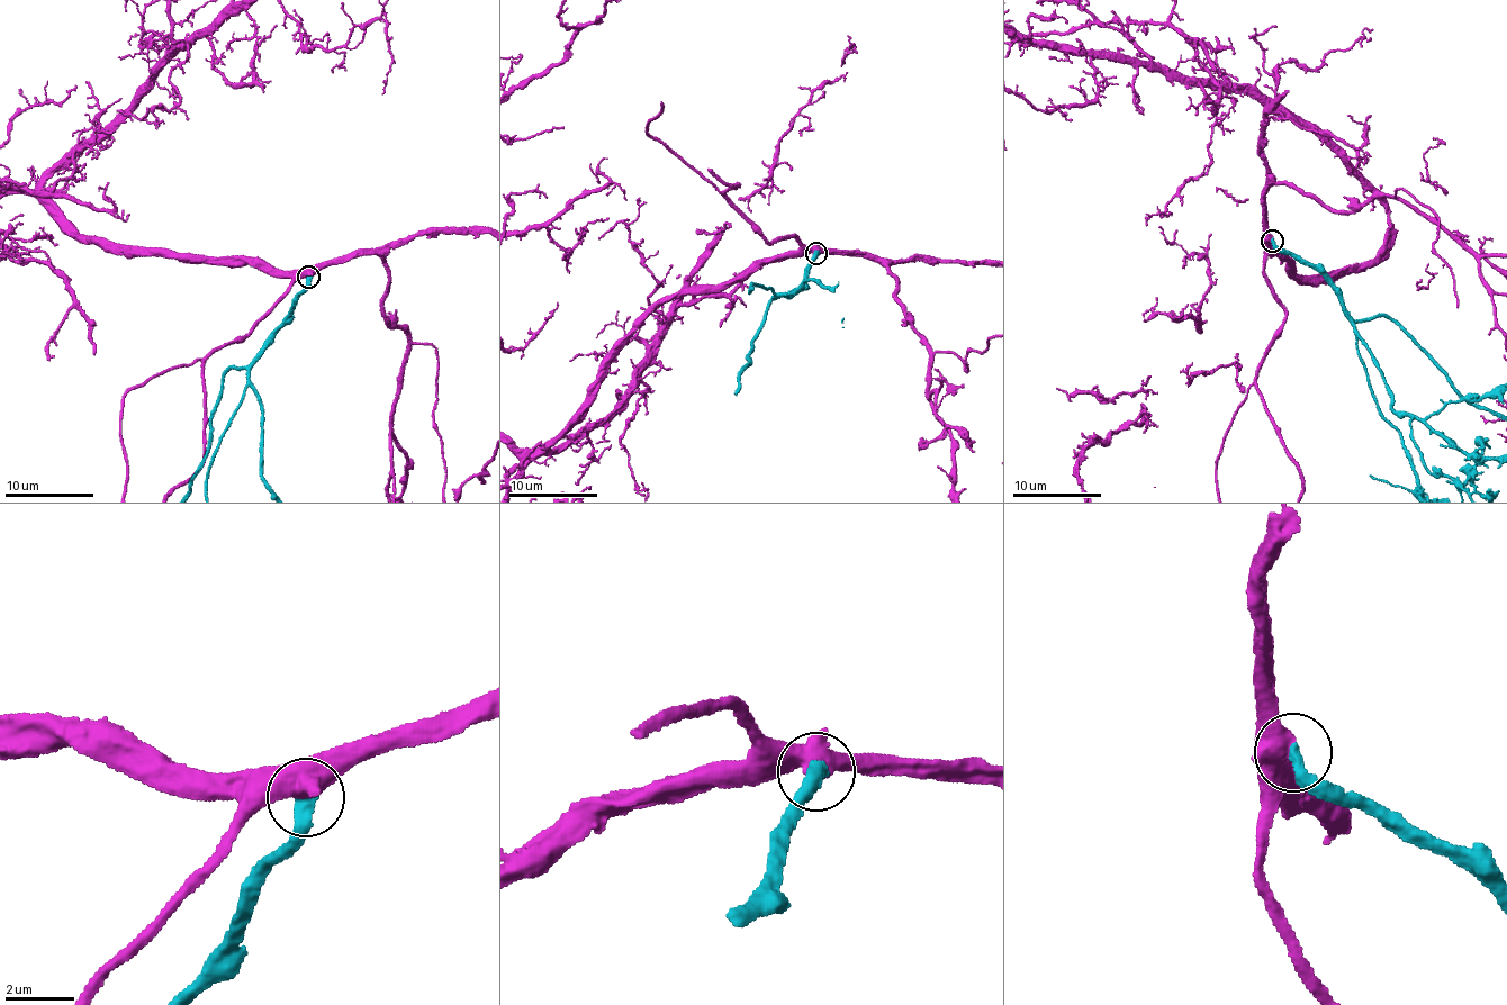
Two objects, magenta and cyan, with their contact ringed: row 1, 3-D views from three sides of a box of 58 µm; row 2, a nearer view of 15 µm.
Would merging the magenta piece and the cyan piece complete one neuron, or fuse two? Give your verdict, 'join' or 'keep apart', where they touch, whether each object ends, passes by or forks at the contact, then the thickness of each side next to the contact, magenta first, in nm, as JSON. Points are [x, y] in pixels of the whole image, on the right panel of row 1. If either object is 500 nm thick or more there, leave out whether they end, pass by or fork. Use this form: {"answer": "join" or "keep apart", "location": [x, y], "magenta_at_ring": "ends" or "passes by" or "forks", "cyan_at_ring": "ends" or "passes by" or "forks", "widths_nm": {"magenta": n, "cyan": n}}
{"answer": "join", "location": [1272, 241], "magenta_at_ring": "forks", "cyan_at_ring": "ends", "widths_nm": {"magenta": 480, "cyan": 400}}

